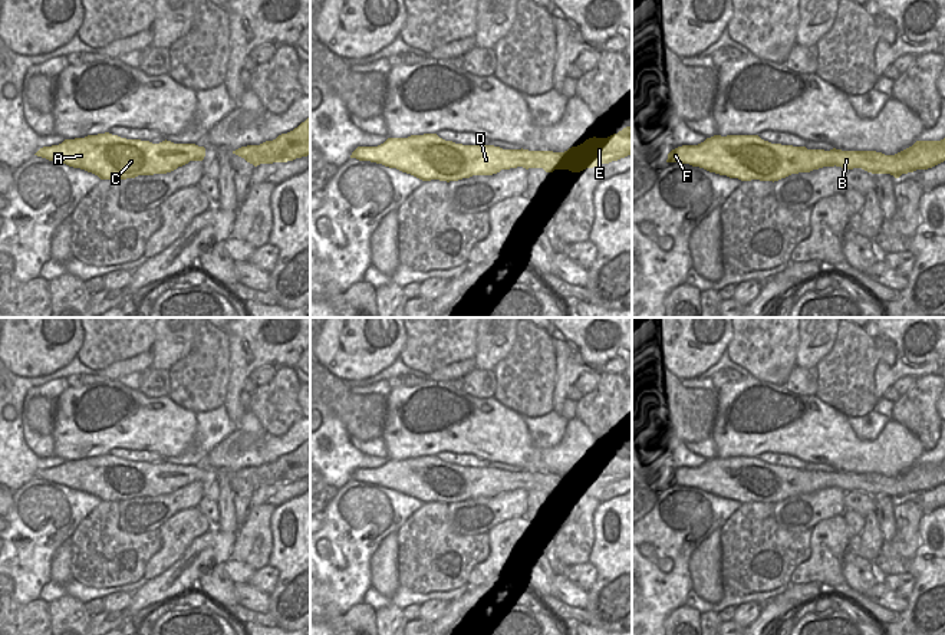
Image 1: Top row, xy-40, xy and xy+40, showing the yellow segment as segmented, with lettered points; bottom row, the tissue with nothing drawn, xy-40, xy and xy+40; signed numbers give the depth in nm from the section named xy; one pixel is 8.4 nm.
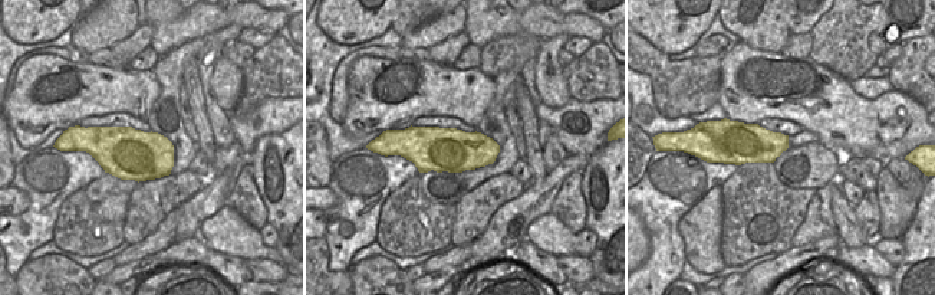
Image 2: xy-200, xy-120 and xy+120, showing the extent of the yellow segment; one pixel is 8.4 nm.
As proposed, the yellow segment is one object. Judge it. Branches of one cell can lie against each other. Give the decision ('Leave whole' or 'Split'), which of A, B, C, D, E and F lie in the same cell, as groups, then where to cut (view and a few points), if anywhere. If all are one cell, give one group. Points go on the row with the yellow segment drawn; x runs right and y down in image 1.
Split. Groups: A C D F / B E. Split along xy (526, 150), (516, 153), (511, 158), (511, 167).

